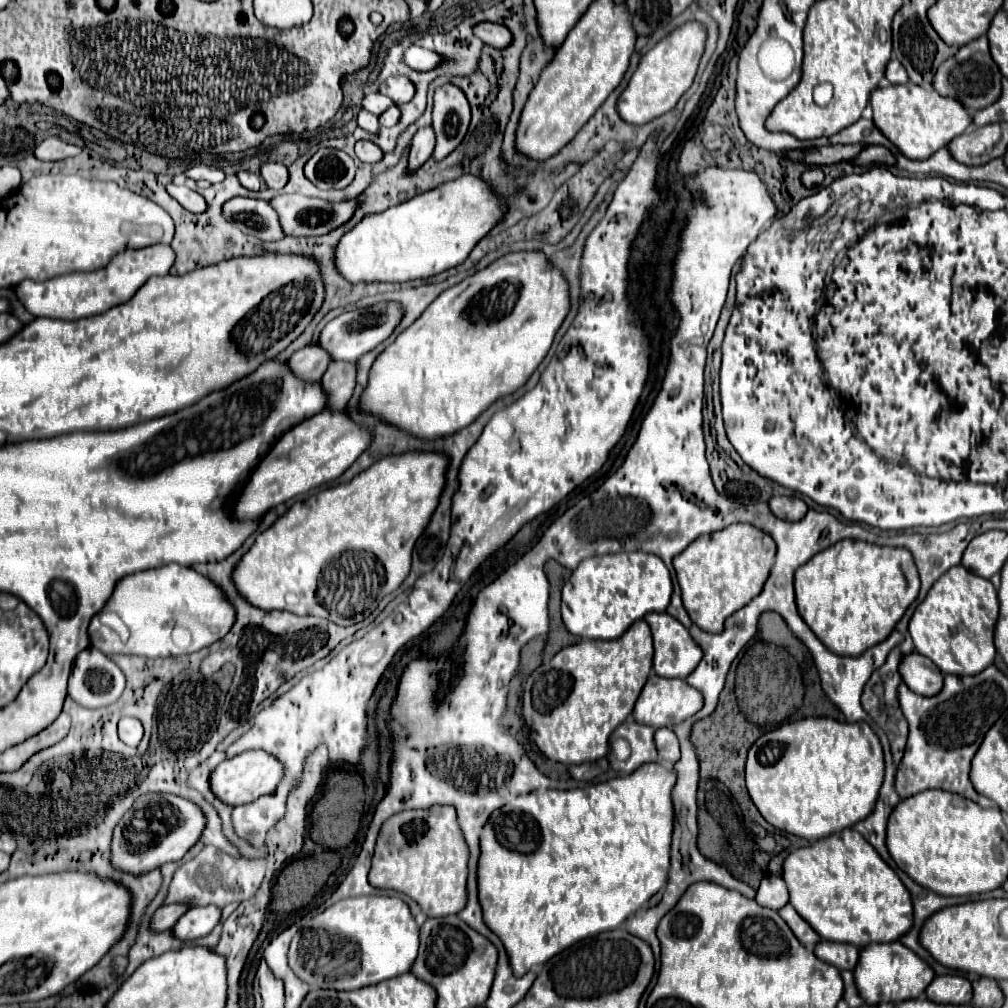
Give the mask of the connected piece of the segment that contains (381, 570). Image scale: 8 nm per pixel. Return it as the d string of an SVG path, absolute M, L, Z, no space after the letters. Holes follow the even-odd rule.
M407 451L407 453L399 453L399 455L389 455L389 457L383 457L383 459L375 461L369 469L361 471L349 483L341 483L337 487L325 489L317 495L311 495L303 503L295 503L271 529L257 535L255 545L249 549L247 555L243 555L241 563L237 565L237 569L233 573L237 589L241 589L245 599L249 599L255 607L261 607L261 609L283 609L283 611L291 611L291 613L297 613L297 615L315 615L315 617L323 617L323 619L327 619L335 625L341 625L341 627L351 627L351 625L361 623L365 617L369 617L375 611L377 601L381 601L385 595L399 589L401 583L405 581L405 577L409 575L413 547L415 547L417 539L423 535L423 531L427 529L427 525L429 525L437 505L439 505L439 499L441 499L445 483L447 483L447 477L445 477L447 467L449 467L449 457L445 453L439 453L439 451L429 451L429 453L427 451ZM319 575L321 575L321 601L317 597Z

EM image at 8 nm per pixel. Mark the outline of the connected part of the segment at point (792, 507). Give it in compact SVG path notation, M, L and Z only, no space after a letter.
M773 497L769 501L769 507L779 519L785 521L799 521L807 513L807 505L799 497Z

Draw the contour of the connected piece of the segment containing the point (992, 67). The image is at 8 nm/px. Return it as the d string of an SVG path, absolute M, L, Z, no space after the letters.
M979 37L979 39L963 45L957 51L957 55L949 57L939 67L939 71L935 75L935 89L945 97L953 97L953 99L965 103L965 107L971 113L975 113L975 111L979 111L979 109L983 109L999 99L1001 79L1003 79L1001 71L989 53L989 41L985 37Z

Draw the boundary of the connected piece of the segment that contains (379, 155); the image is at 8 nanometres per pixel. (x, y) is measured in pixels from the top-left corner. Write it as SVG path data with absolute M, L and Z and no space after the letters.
M357 141L355 145L355 153L363 163L379 163L383 159L383 151L381 147L377 147L371 141Z

